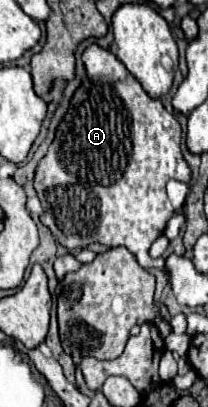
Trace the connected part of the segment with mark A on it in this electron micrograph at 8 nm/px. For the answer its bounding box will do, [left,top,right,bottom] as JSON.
[34,44,190,266]

